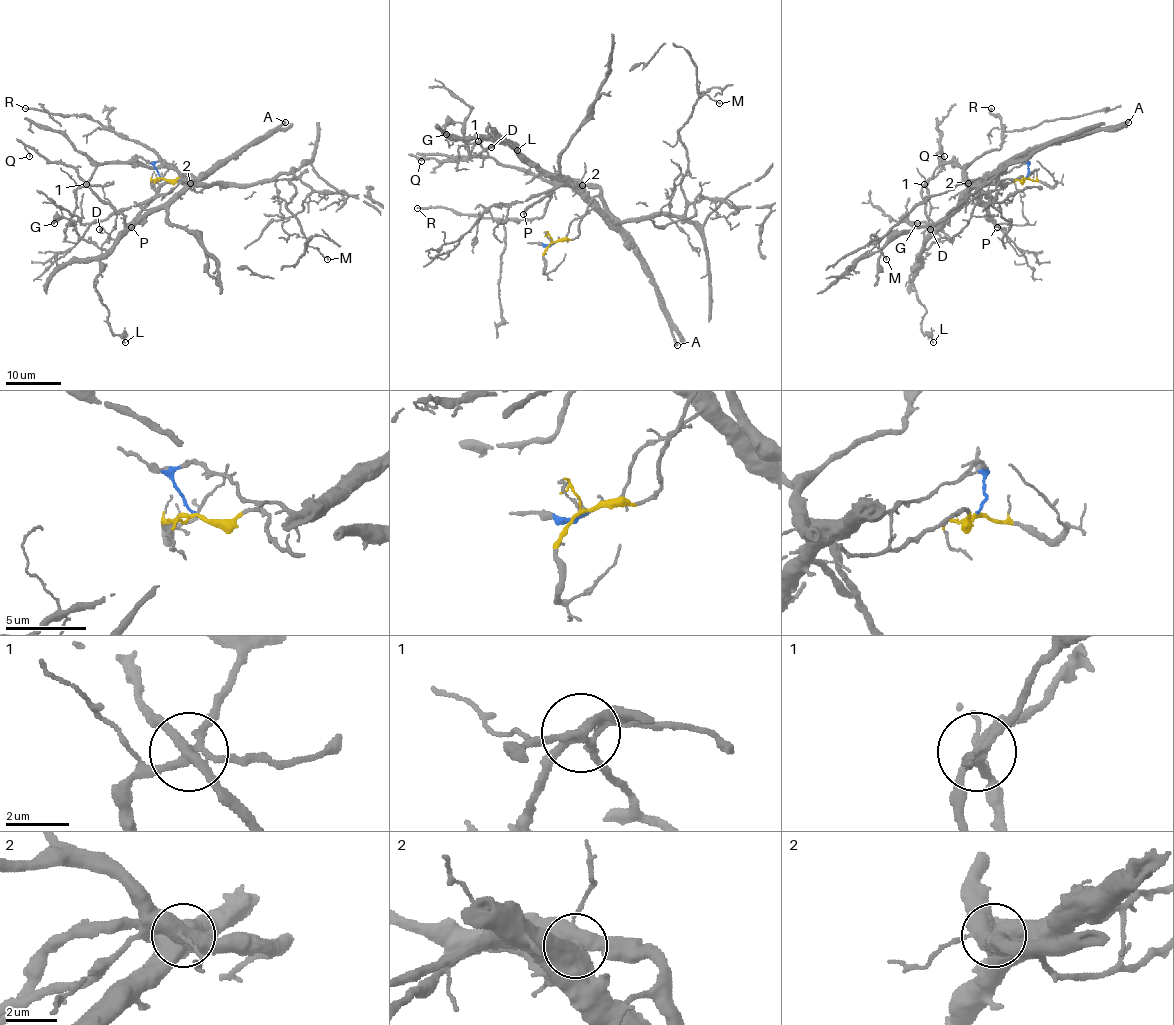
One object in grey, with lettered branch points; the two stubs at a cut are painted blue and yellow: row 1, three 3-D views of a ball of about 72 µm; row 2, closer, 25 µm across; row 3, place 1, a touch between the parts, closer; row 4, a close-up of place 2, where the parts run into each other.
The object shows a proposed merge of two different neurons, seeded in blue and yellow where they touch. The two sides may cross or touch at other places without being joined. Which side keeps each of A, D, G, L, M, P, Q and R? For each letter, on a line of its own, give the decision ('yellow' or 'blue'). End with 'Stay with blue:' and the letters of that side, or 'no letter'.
A: blue
D: blue
G: blue
L: blue
M: yellow
P: blue
Q: blue
R: yellow
Stay with blue: A, D, G, L, P, Q

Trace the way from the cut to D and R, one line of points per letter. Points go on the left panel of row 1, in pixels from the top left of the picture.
D: (162, 177), (155, 167), (160, 160), (199, 178), (192, 178), (171, 198), (138, 216), (114, 238), (99, 228)
R: (162, 177), (187, 178), (195, 191), (208, 187), (187, 183), (152, 150), (84, 116), (25, 107)

